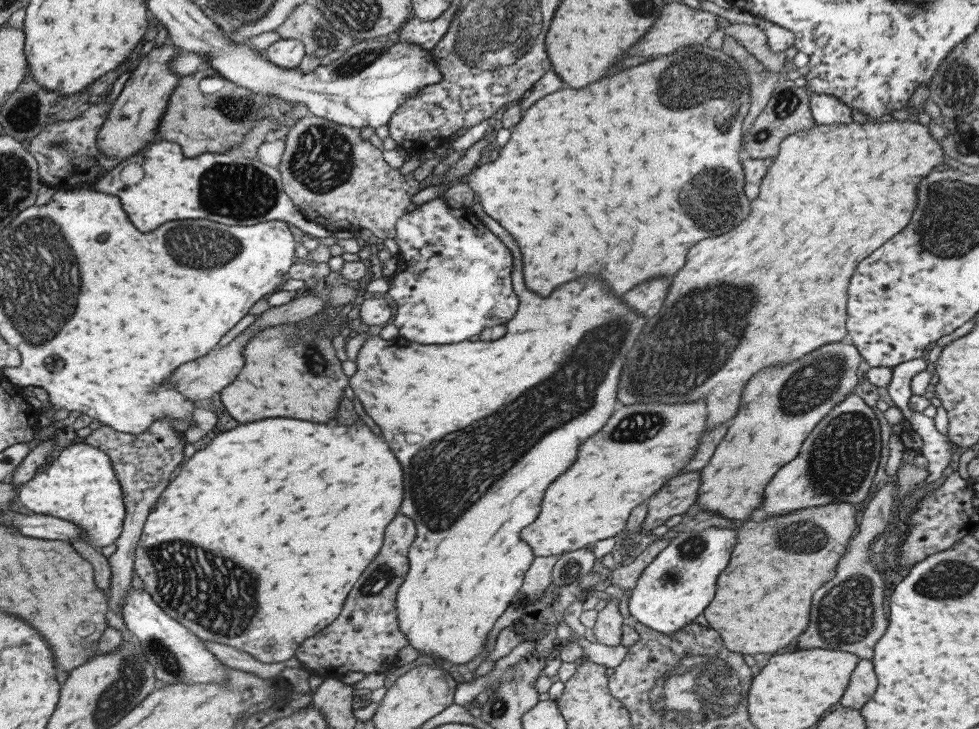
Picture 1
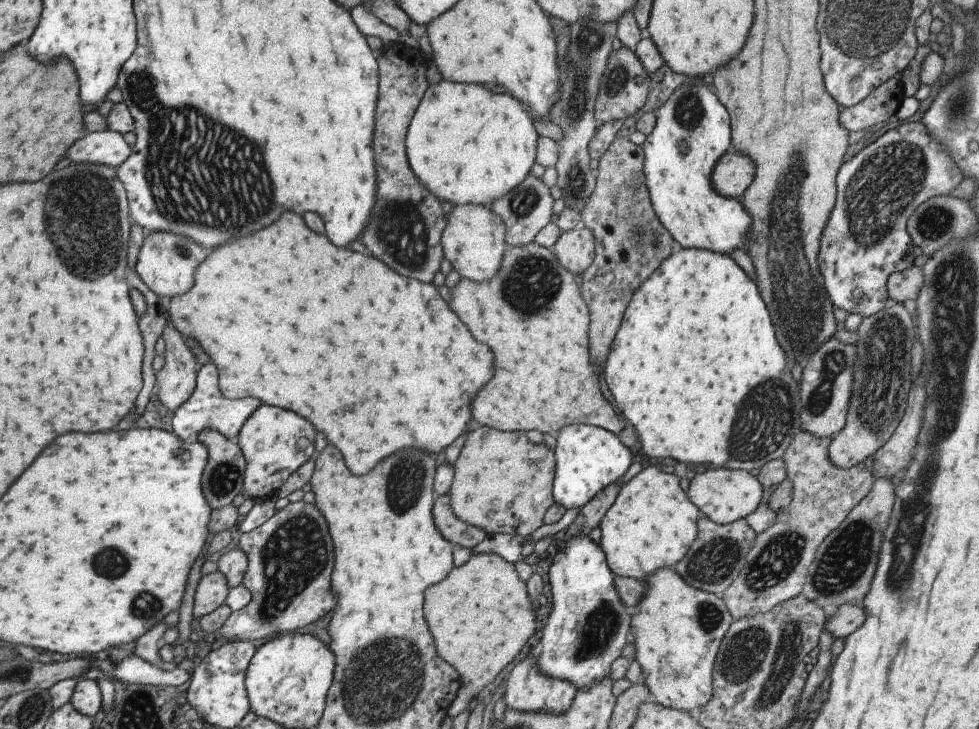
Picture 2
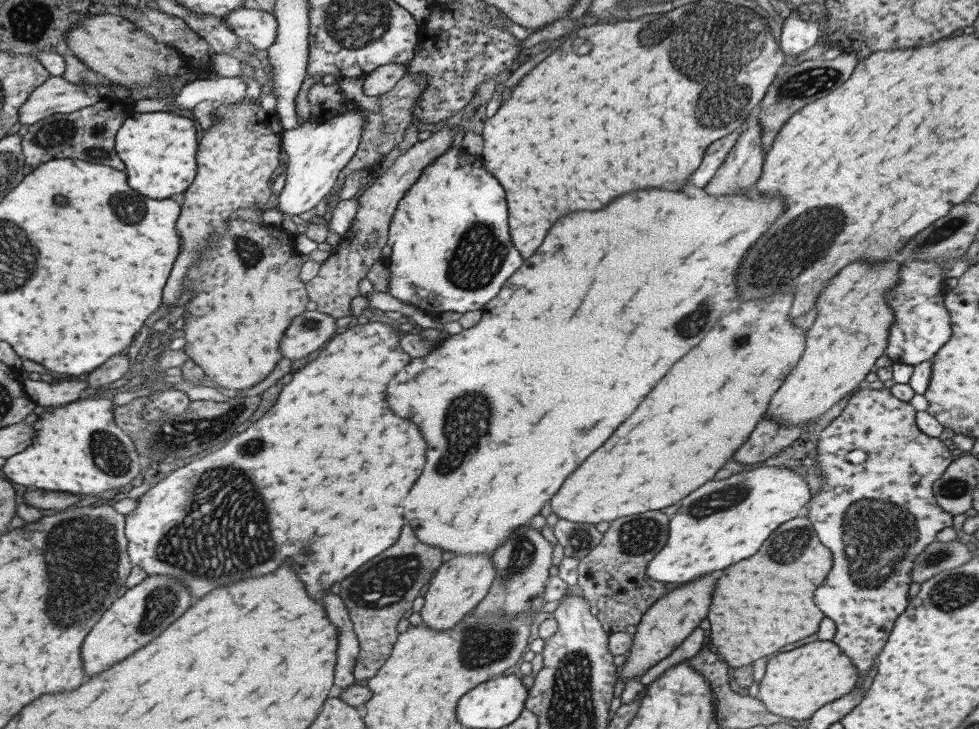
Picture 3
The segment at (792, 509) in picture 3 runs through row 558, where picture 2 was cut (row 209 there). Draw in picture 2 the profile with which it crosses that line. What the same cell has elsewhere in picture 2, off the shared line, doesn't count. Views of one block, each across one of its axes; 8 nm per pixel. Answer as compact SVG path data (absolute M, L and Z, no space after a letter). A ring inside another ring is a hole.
M688 78L654 114L654 128L641 147L645 183L656 216L677 246L708 248L720 254L742 248L750 232L750 216L736 200L718 196L711 185L714 164L730 148L732 132L726 108L706 84L694 84L694 80Z

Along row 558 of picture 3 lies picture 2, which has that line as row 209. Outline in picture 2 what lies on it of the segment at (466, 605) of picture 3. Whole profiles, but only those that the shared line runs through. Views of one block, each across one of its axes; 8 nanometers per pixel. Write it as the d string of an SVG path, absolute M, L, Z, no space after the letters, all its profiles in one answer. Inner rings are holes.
M454 205L452 212L445 216L441 236L443 256L461 278L476 282L491 281L500 265L503 265L505 244L504 221L490 206Z

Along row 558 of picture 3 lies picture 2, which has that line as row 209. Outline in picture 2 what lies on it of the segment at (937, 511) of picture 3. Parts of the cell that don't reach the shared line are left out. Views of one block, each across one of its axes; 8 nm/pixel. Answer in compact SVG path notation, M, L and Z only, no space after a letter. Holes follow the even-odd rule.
M921 120L915 123L904 122L896 125L895 128L890 128L875 142L842 164L836 178L838 184L836 206L822 233L822 240L820 240L822 250L818 256L825 289L834 308L838 307L863 317L881 311L889 300L888 277L893 272L900 272L914 266L916 246L907 231L907 220L913 210L932 197L948 194L961 181L962 174L953 158L942 150L942 144L929 134Z

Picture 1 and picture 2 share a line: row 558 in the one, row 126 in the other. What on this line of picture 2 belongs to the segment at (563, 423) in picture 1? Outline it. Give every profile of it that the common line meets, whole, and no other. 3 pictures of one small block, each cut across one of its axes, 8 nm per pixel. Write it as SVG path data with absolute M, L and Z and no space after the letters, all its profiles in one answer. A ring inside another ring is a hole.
M440 82L429 85L415 110L406 136L406 154L418 180L435 197L452 202L453 206L491 206L492 200L510 193L529 176L530 168L535 163L538 137L528 112L512 96L496 94L480 84Z

